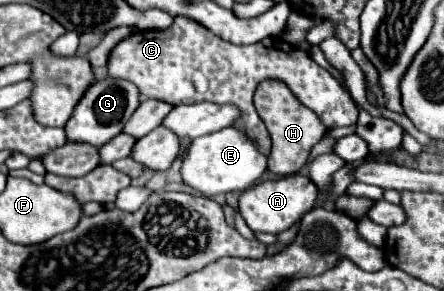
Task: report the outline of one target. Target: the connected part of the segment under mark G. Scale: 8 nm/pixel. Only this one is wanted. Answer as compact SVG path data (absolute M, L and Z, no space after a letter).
M110 76L104 80L96 80L92 82L92 86L88 86L84 98L80 98L76 110L72 112L72 118L66 122L68 140L88 142L100 148L124 130L124 122L128 122L128 118L136 112L138 106L140 106L140 90L132 82Z

